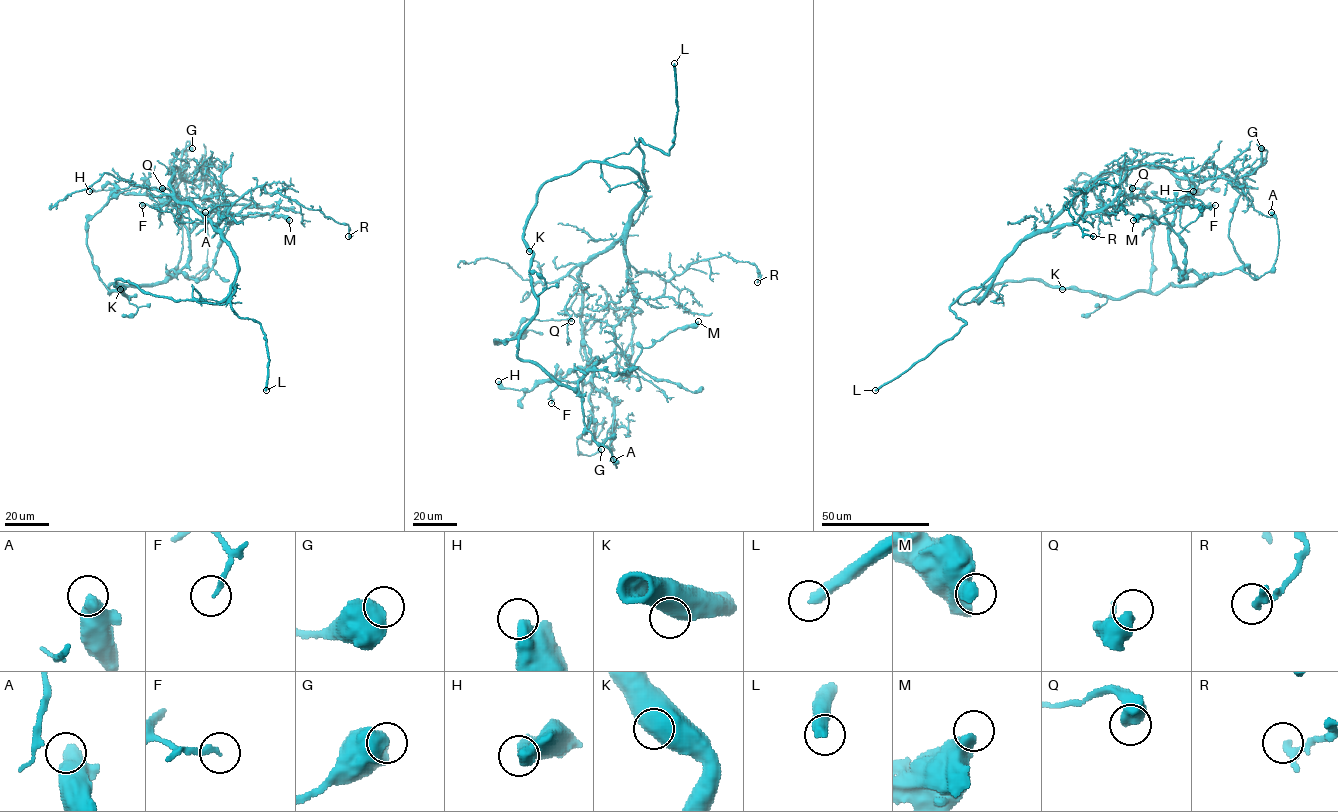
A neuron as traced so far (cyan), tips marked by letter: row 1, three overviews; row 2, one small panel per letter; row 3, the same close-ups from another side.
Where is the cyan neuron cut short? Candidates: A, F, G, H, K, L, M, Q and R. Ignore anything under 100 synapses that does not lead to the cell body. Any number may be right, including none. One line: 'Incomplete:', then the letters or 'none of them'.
Incomplete: L

